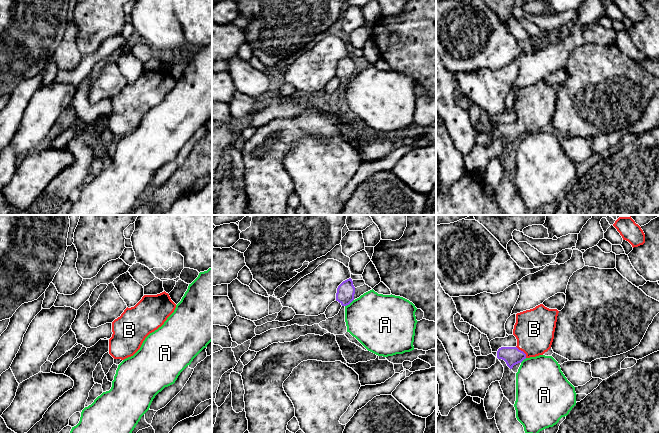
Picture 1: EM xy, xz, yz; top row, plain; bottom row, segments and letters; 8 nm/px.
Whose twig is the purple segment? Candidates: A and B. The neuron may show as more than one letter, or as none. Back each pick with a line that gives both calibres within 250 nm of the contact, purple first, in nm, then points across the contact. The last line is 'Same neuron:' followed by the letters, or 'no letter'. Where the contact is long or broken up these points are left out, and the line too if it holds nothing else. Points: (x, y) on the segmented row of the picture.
B: 140 nm thick on the purple side, 320 nm on the other; runs through yz (511, 355), (516, 355), (522, 351), (534, 338), (534, 329)
Same neuron: B

